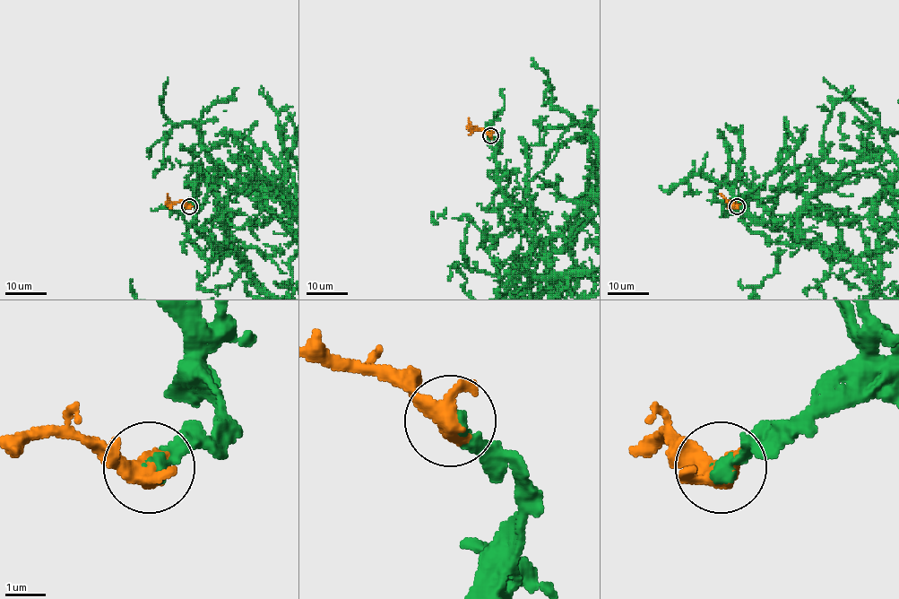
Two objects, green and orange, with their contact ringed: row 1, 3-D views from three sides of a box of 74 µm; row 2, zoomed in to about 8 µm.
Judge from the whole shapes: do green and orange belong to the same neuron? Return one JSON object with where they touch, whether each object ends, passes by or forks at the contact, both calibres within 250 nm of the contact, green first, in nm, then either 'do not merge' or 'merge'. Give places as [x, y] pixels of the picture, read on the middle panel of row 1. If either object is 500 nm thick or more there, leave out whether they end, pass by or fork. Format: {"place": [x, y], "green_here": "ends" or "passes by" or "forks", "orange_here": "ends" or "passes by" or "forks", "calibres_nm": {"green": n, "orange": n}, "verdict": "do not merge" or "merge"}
{"place": [490, 135], "green_here": "ends", "orange_here": "passes by", "calibres_nm": {"green": 400, "orange": 440}, "verdict": "merge"}

